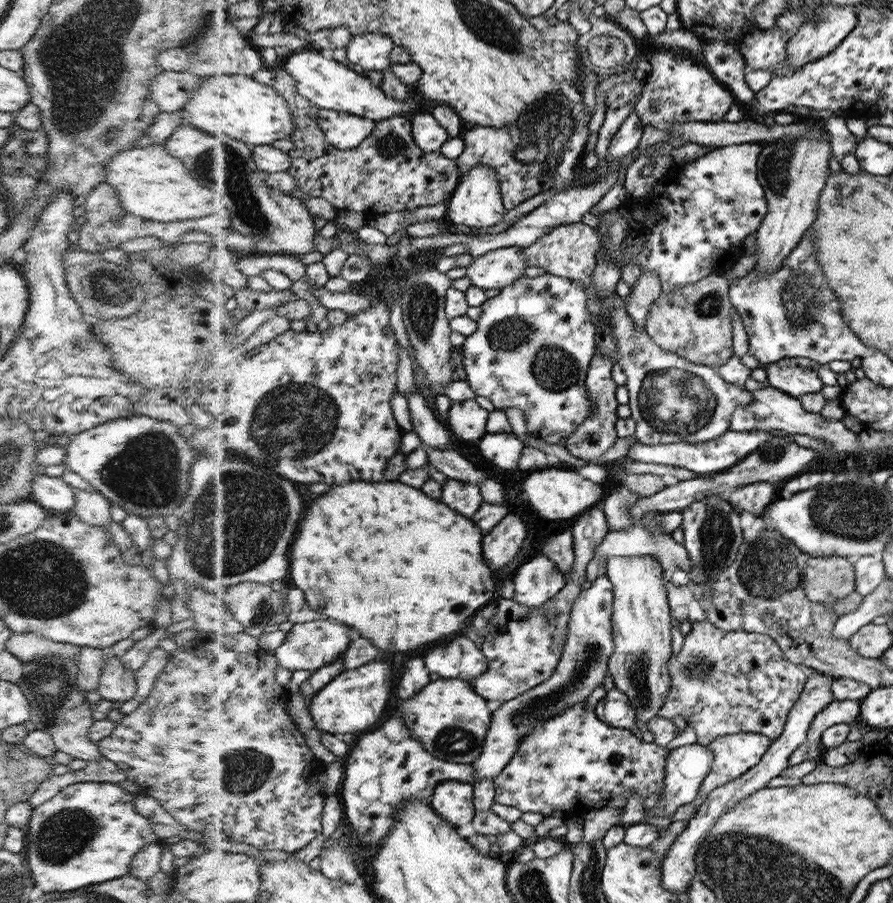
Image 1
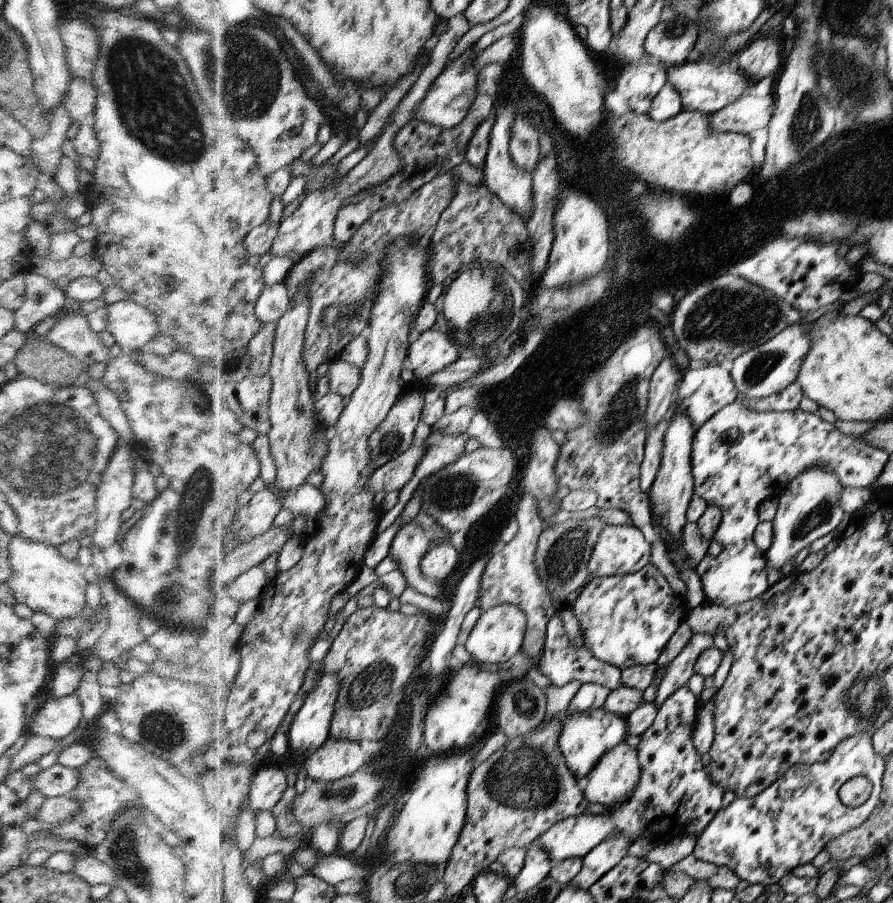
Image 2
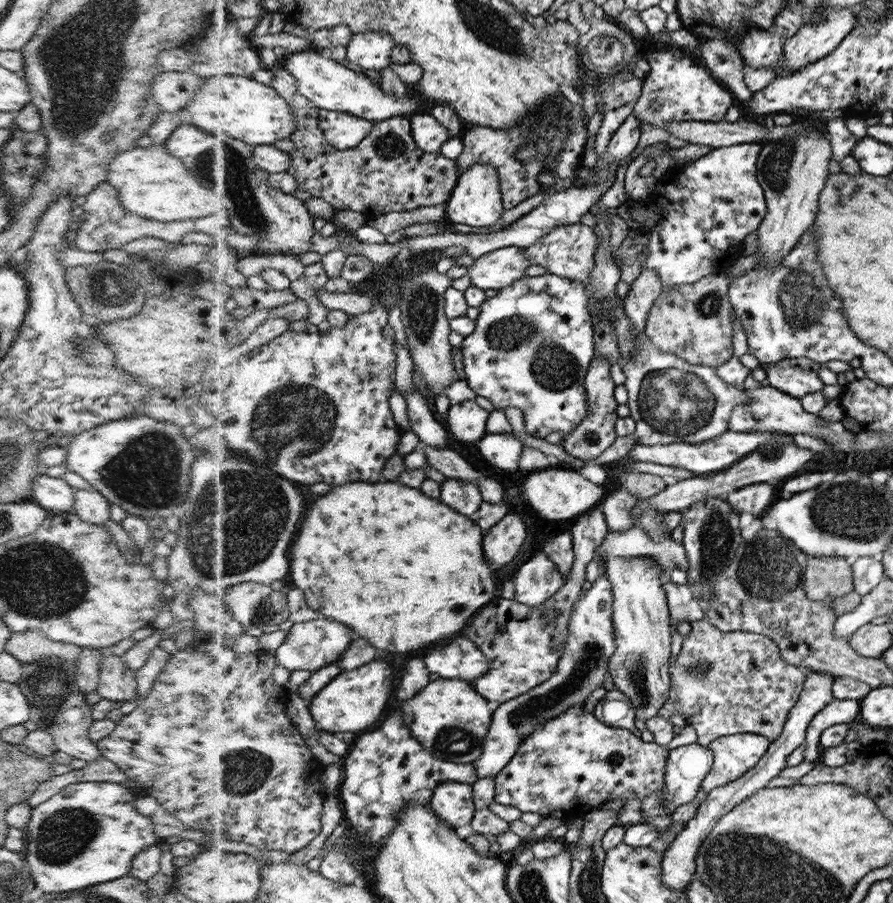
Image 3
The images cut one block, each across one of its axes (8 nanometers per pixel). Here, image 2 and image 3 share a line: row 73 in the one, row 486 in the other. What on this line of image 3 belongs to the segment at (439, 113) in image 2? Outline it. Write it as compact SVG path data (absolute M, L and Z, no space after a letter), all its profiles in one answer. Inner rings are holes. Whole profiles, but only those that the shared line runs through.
M448 478L448 482L442 484L440 500L467 516L474 514L483 502L478 485L454 478Z

